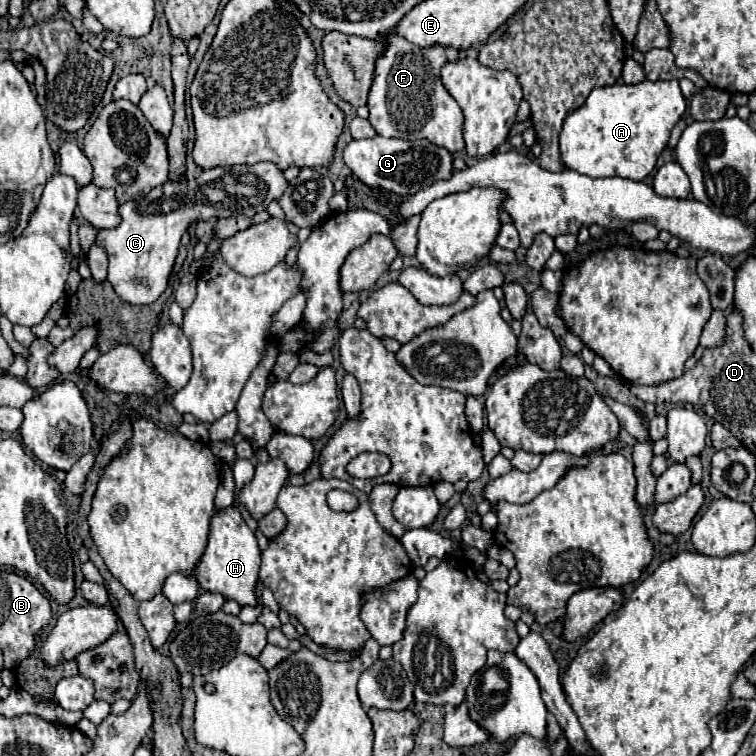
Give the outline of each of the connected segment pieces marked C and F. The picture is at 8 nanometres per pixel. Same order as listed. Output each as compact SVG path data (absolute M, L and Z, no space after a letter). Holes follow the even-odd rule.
M272 162L252 166L228 166L204 170L198 178L178 178L156 186L150 194L124 202L120 206L122 224L114 230L98 230L96 242L108 252L108 280L116 294L130 304L152 304L168 286L168 276L174 268L180 238L194 222L210 218L252 218L266 210L266 204L278 200L286 190L282 172ZM164 200L176 200L178 210L162 212Z
M392 36L388 40L386 54L378 58L374 86L370 88L368 96L368 120L376 134L402 140L426 138L434 146L446 148L450 154L456 154L464 148L462 110L456 100L446 92L440 80L440 68L444 64L446 54L442 48L418 48L398 36Z

